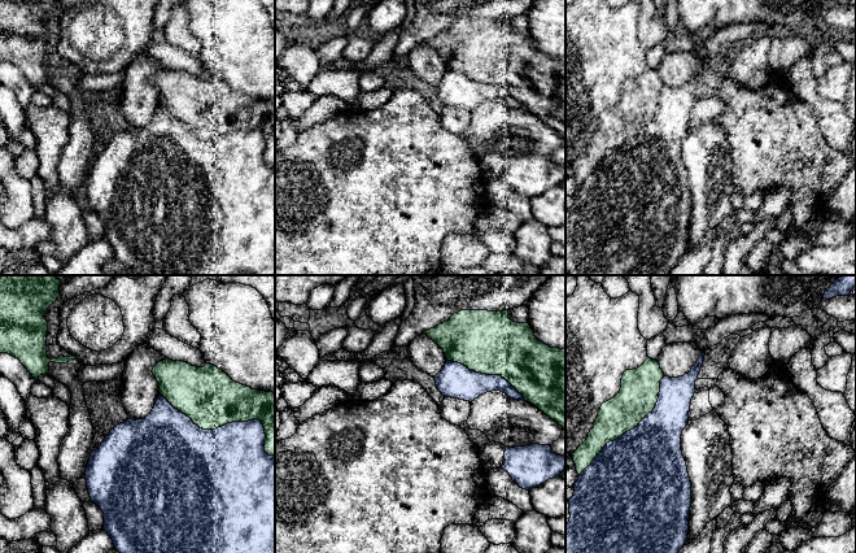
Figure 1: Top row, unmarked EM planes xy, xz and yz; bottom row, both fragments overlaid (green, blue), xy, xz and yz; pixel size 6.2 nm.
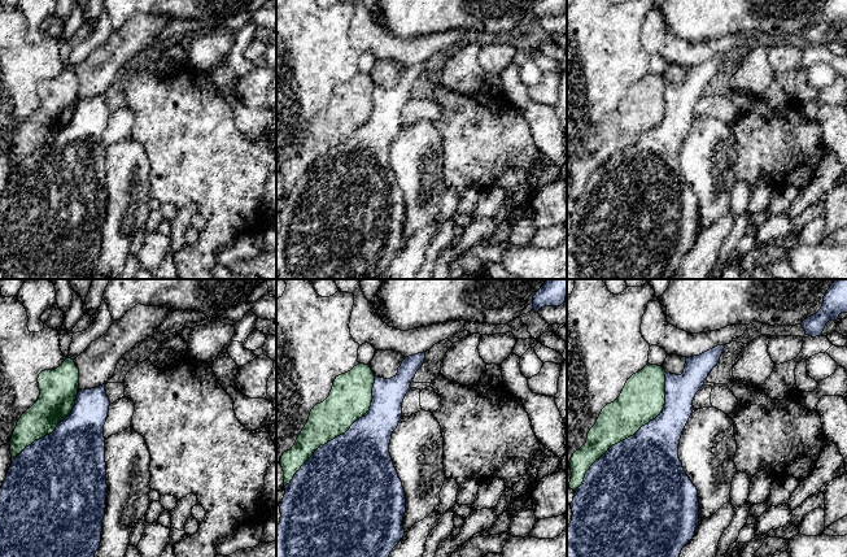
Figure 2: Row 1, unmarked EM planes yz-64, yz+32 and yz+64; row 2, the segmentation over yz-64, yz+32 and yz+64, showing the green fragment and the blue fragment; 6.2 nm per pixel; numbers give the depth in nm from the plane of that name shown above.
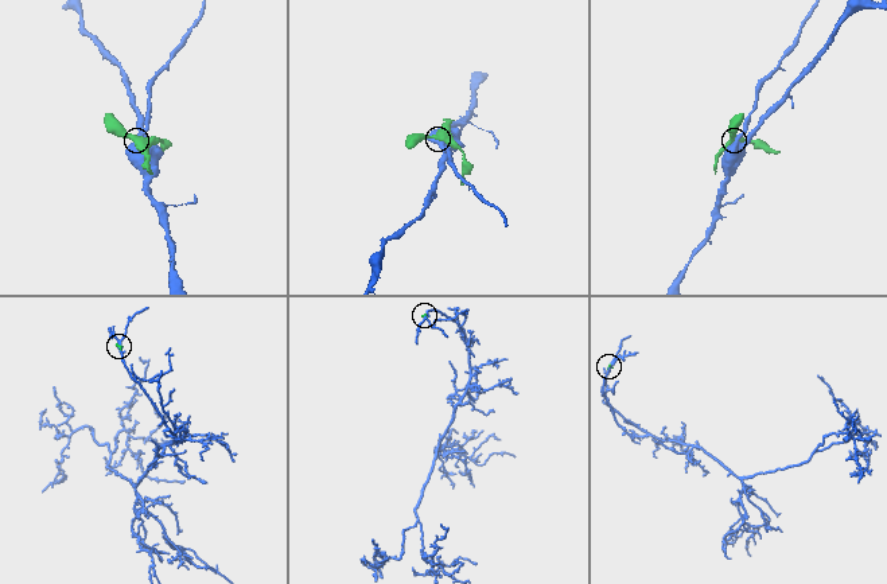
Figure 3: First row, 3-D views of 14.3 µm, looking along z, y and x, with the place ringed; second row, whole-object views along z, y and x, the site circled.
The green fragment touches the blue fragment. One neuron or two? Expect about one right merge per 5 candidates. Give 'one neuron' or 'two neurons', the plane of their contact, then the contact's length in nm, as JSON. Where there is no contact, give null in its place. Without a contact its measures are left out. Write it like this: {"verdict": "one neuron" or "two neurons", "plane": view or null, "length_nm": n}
{"verdict": "two neurons", "plane": "xy", "length_nm": 800}

